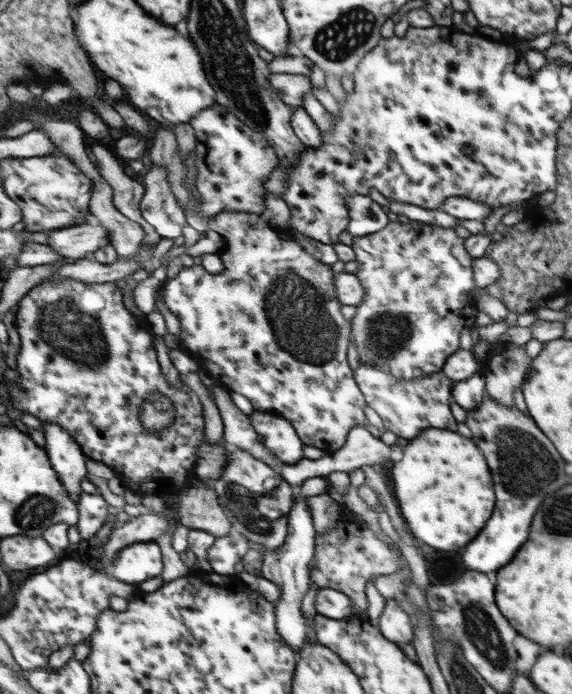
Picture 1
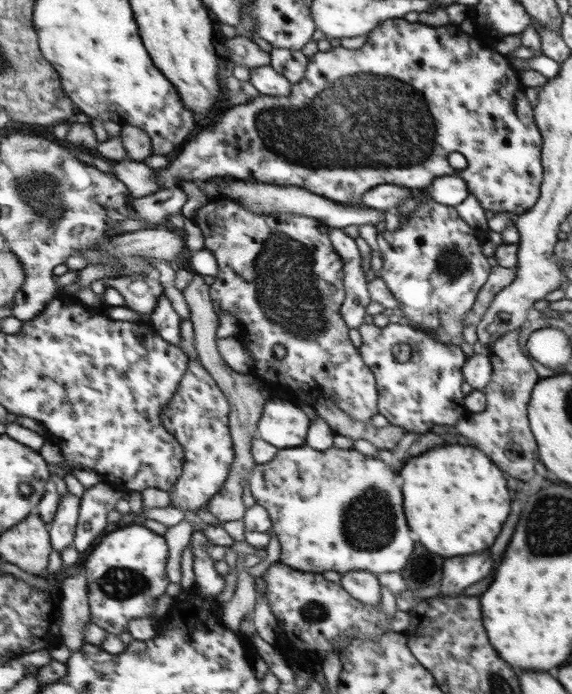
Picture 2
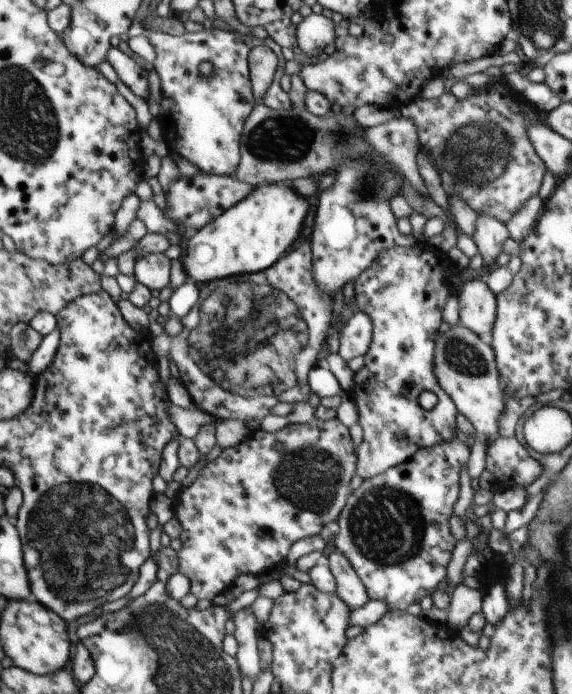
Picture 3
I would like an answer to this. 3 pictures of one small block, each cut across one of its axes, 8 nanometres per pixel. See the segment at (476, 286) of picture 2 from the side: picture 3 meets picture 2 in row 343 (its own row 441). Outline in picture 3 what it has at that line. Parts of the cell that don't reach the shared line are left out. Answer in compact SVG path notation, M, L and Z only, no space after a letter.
M460 439L444 442L439 447L423 448L406 463L392 467L374 479L363 480L360 487L352 492L338 520L340 528L334 544L350 560L366 588L369 600L384 600L390 611L406 611L410 604L419 603L424 596L430 596L446 578L446 566L457 543L450 520L454 518L452 514L458 498L460 472L468 462L468 456L470 450Z

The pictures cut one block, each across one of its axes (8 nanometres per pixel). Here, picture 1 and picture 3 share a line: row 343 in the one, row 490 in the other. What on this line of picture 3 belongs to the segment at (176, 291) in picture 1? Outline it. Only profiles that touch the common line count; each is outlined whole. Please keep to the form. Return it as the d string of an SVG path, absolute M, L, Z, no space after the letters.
M314 417L308 424L292 424L282 428L274 433L262 431L259 427L252 431L252 434L238 446L230 448L224 448L220 456L209 463L204 464L204 468L198 472L196 480L185 487L179 493L175 503L175 518L177 518L181 524L182 532L179 537L182 542L182 548L177 549L180 558L180 568L178 572L188 576L190 580L190 593L194 594L198 600L206 598L206 600L216 601L218 596L221 596L234 586L234 580L238 576L248 576L253 574L260 578L260 574L264 574L264 570L274 570L274 566L278 566L280 562L286 560L286 554L290 550L290 546L300 540L300 538L310 538L310 536L316 536L322 532L322 528L330 524L333 520L338 518L340 510L344 508L344 504L347 504L347 500L350 498L350 480L354 476L354 472L357 472L356 468L356 454L354 454L354 446L352 446L352 440L350 440L350 434L348 434L348 427L344 426L337 418L322 421L317 417Z

